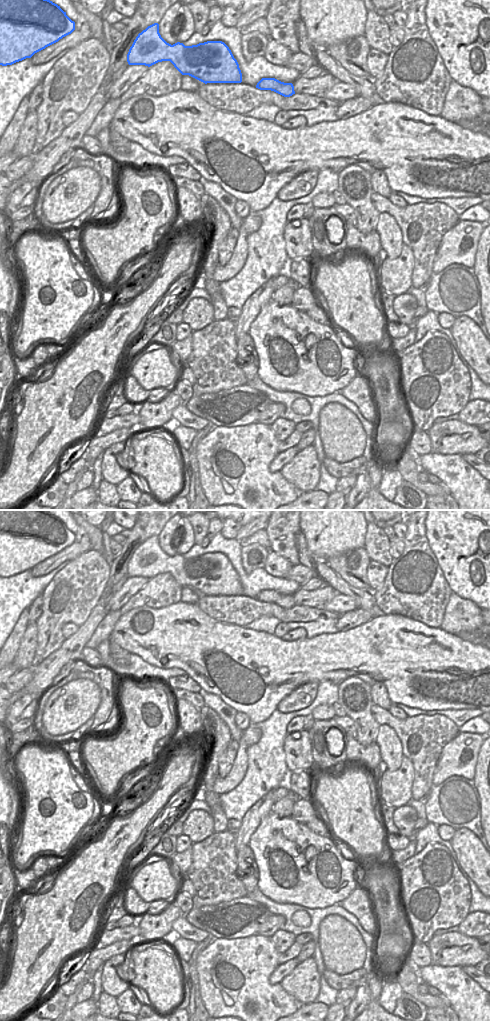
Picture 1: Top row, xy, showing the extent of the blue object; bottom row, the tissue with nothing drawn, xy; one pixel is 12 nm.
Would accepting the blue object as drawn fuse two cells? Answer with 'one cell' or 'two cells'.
one cell

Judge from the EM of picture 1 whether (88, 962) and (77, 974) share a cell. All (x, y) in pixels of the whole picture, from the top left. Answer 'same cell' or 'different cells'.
different cells

